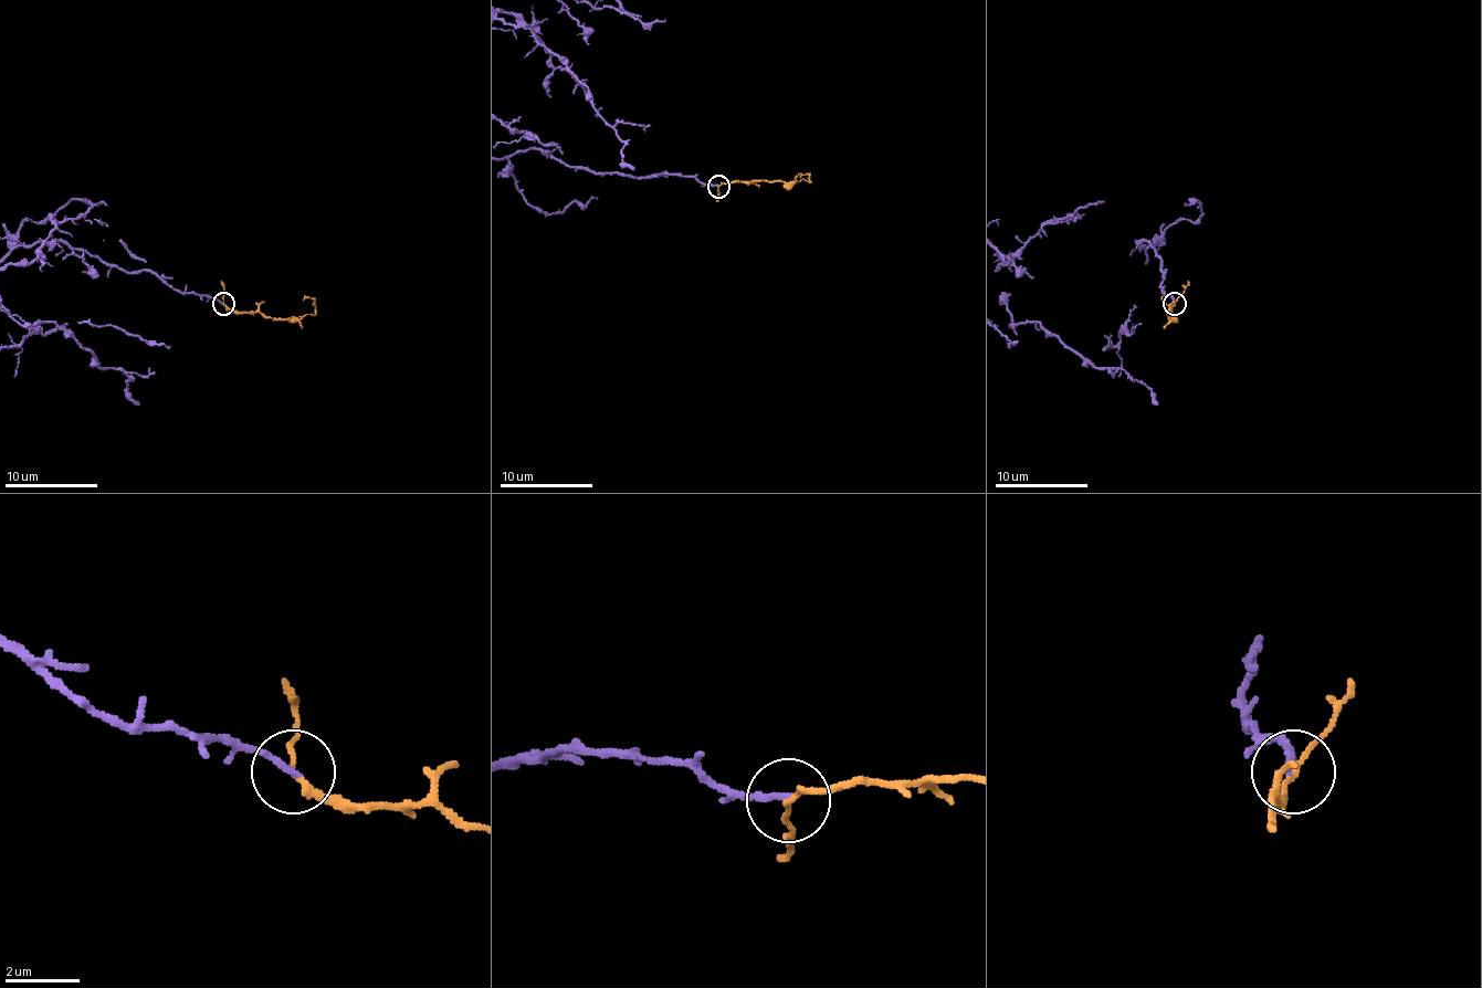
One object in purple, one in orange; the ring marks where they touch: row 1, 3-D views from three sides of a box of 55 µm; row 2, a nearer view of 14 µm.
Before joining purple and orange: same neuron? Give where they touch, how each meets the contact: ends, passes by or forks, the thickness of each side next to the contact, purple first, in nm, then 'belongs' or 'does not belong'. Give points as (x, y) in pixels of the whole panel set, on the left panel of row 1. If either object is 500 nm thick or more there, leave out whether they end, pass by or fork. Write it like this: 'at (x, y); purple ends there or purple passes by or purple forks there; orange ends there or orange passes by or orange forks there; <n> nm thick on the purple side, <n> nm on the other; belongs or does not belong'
at (223, 304); purple ends there; orange passes by; 180 nm thick on the purple side, 150 nm on the other; does not belong

